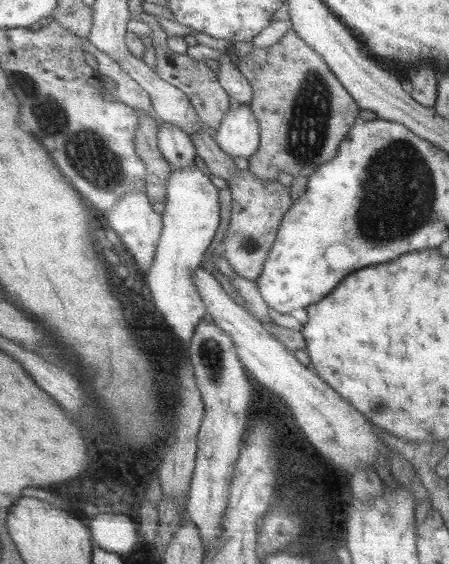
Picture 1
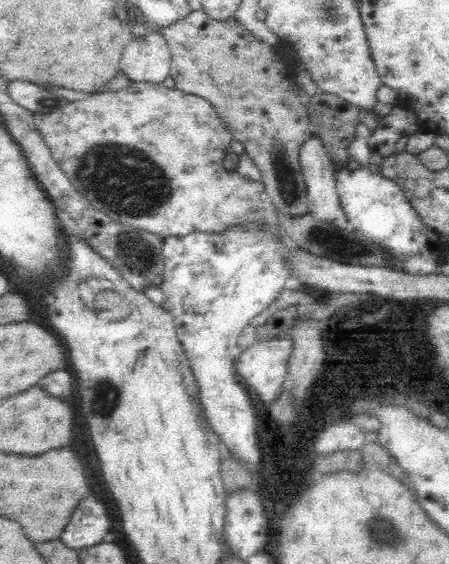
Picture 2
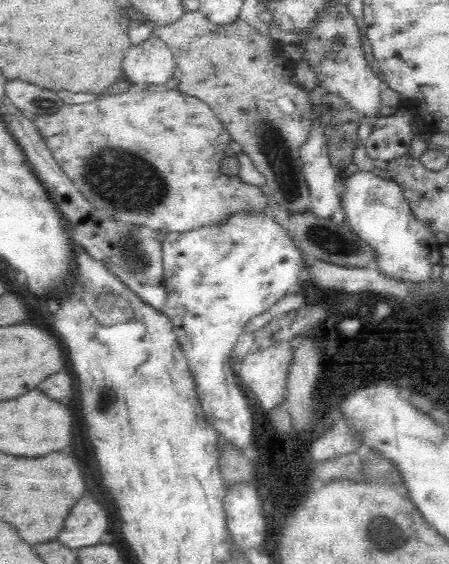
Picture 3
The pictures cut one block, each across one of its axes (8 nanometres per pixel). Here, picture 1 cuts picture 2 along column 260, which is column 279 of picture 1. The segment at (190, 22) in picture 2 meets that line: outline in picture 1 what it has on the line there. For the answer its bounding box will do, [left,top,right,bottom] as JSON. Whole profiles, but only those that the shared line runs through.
[235,29,362,182]

